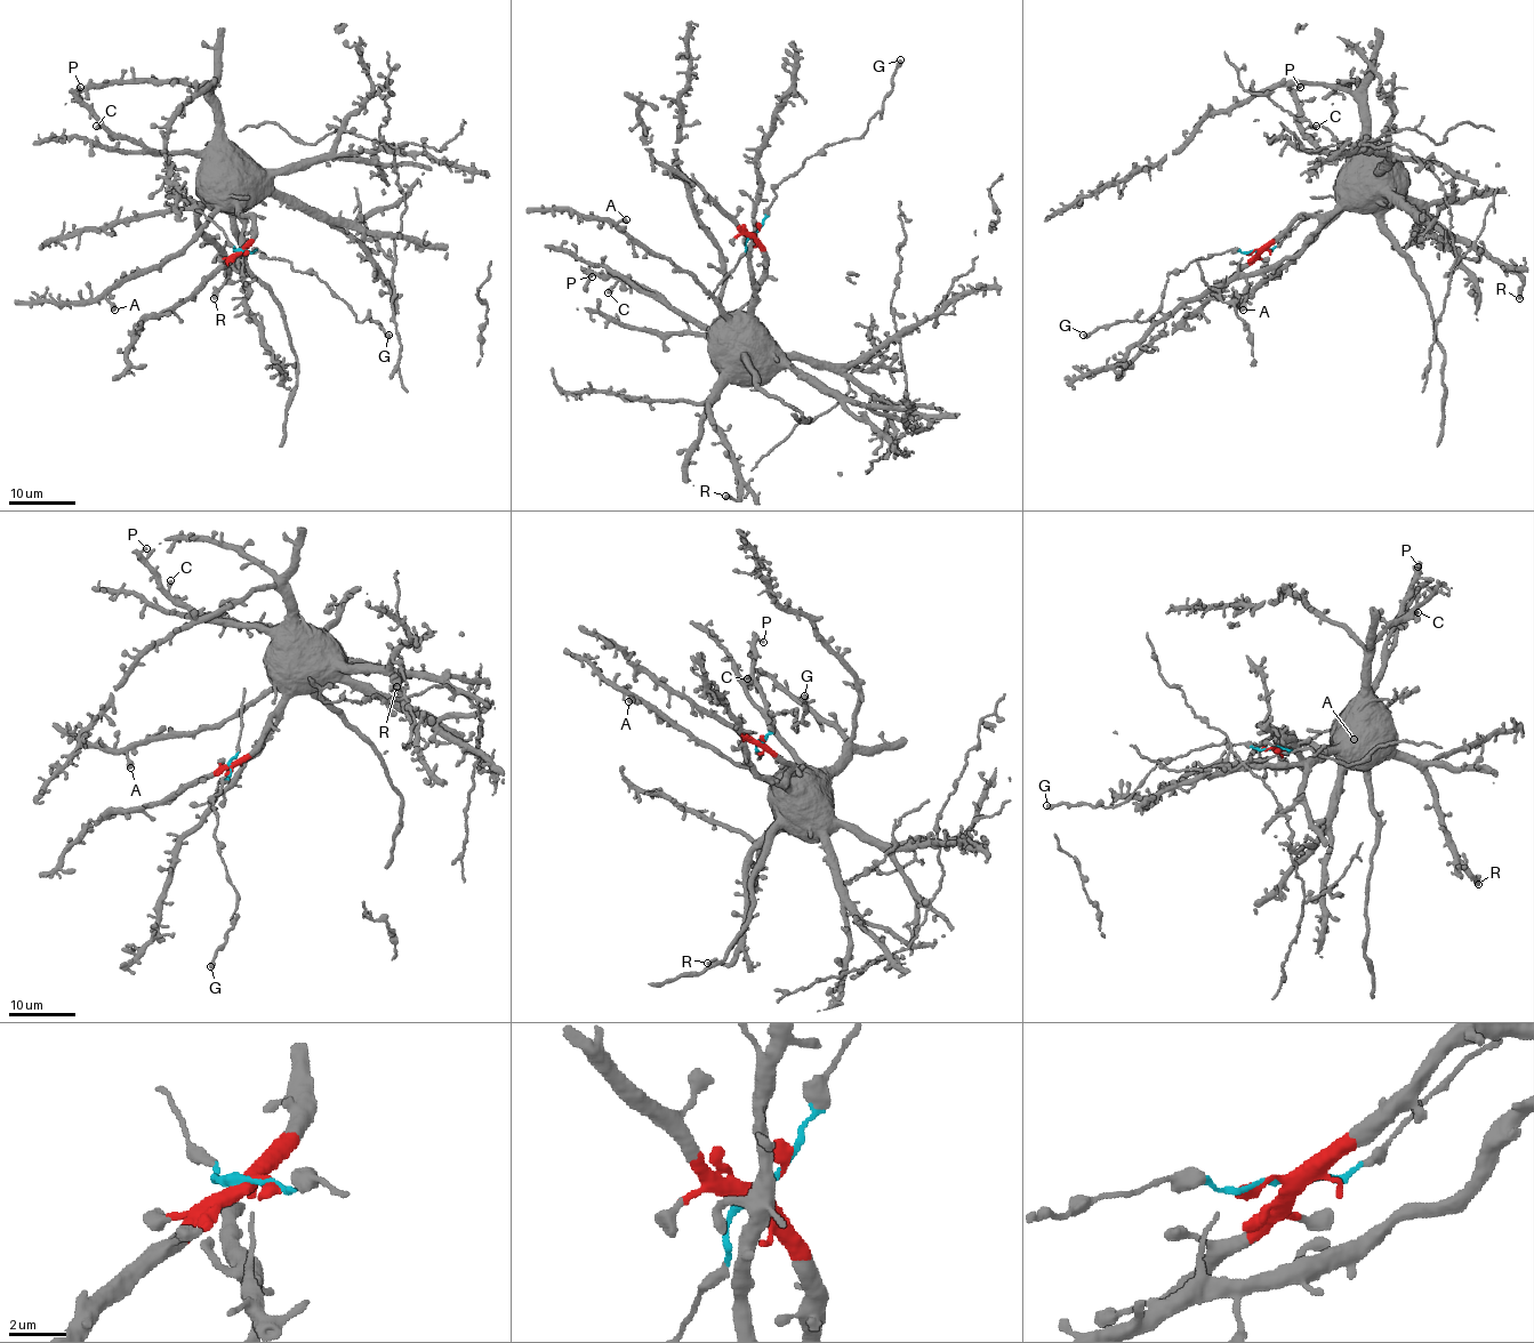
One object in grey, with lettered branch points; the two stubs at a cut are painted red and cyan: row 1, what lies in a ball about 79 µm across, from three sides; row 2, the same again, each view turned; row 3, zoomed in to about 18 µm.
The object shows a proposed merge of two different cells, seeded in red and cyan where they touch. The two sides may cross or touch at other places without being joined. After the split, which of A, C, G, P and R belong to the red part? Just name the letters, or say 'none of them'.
A, C, P, R

